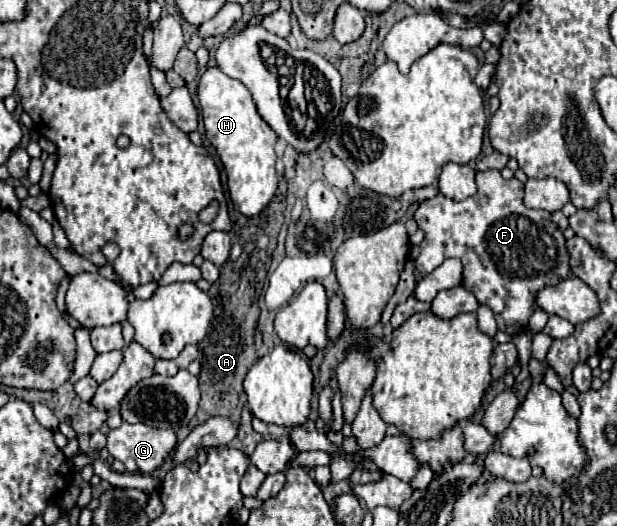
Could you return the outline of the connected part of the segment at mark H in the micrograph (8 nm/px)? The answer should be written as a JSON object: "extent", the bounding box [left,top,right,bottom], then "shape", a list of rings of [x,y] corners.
{"extent":[198,67,278,217],"shape":[[[208,67],[198,81],[198,99],[204,115],[206,139],[216,149],[228,175],[228,193],[238,211],[246,217],[258,215],[278,189],[276,175],[276,133],[260,117],[250,91],[236,79],[224,75],[218,67]]]}

